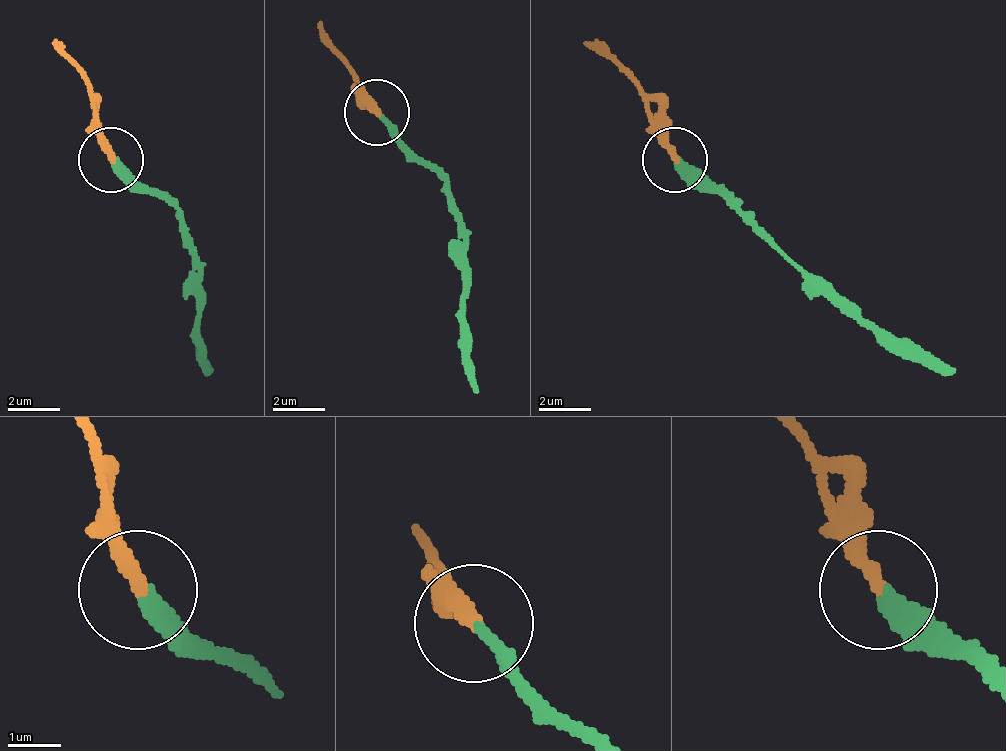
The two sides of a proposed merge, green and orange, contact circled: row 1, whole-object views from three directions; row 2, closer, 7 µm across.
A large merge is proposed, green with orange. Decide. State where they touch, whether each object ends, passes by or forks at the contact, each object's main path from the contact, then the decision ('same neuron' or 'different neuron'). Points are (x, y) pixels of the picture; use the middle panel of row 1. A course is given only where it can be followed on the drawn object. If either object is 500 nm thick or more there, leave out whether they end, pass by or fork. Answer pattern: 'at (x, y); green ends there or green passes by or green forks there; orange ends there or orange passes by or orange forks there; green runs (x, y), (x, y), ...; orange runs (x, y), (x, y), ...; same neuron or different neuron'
at (376, 112); green ends there; orange ends there; green runs (378, 110), (443, 182), (463, 280), (463, 352), (476, 391); orange runs (378, 110), (319, 19); same neuron

